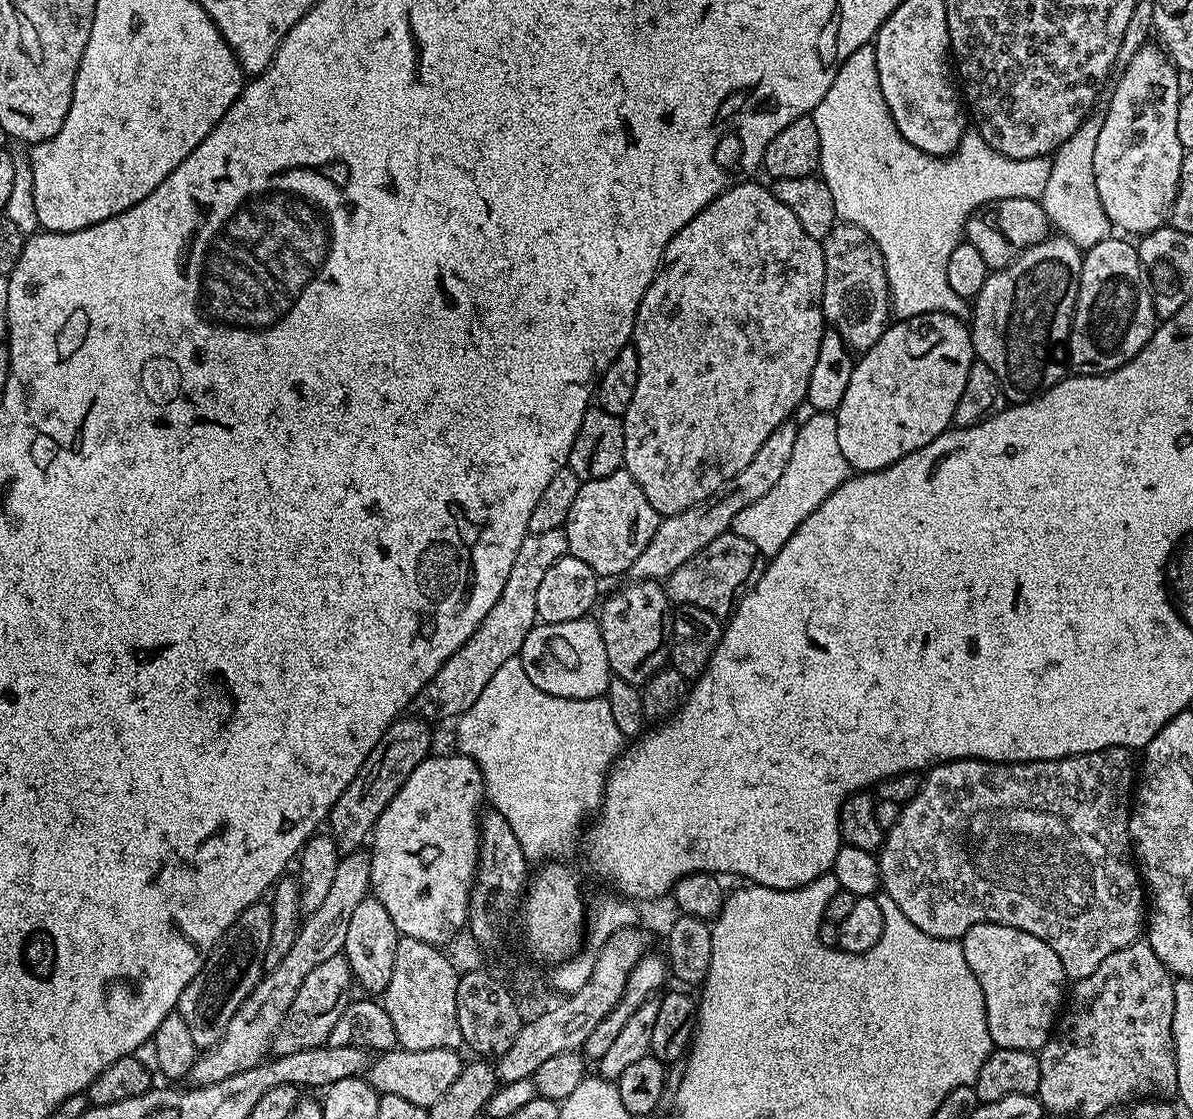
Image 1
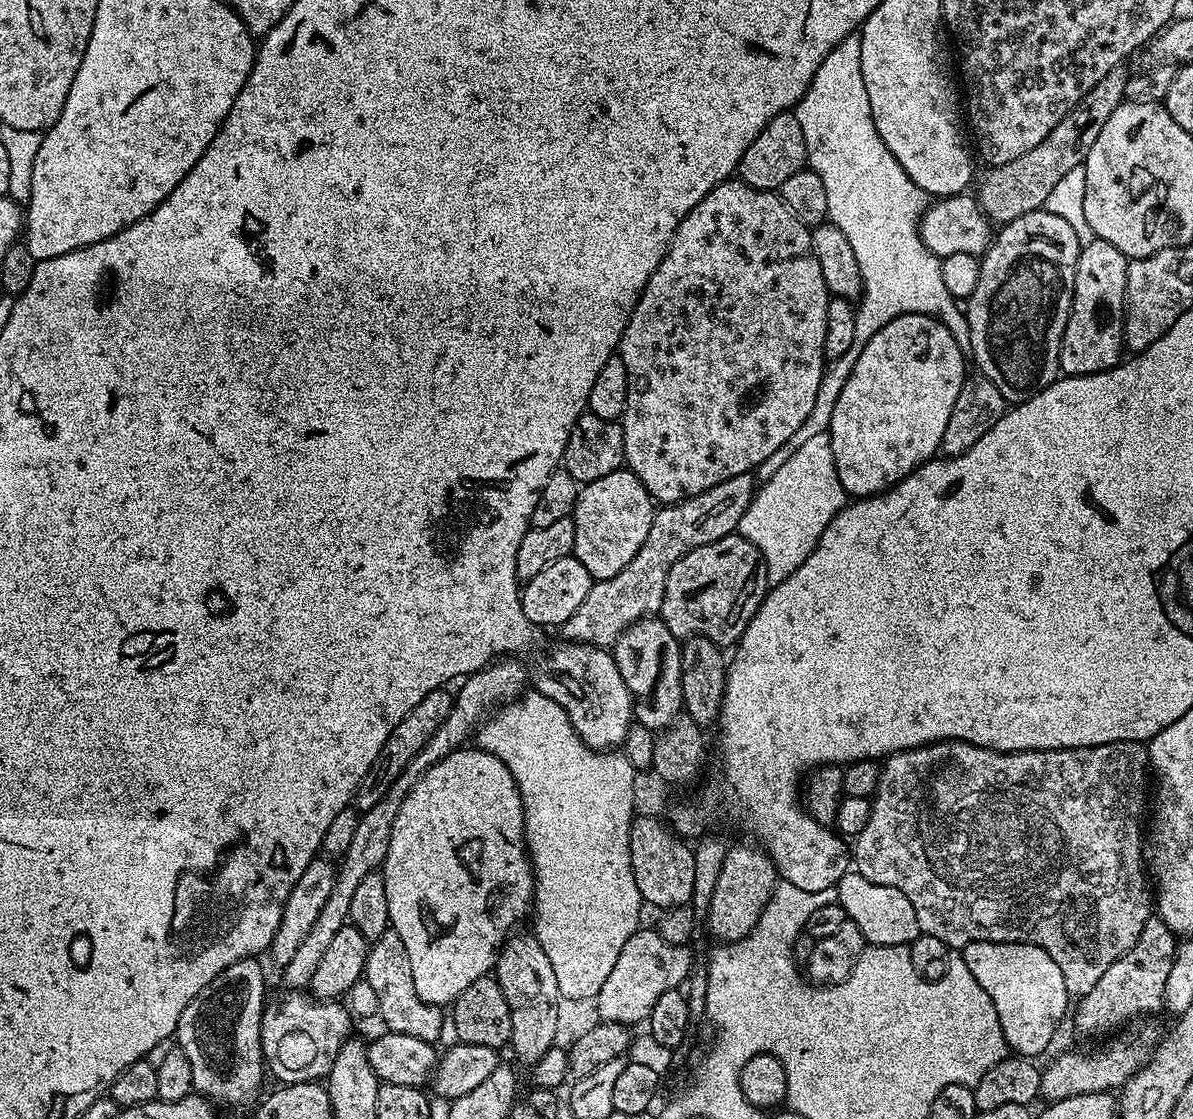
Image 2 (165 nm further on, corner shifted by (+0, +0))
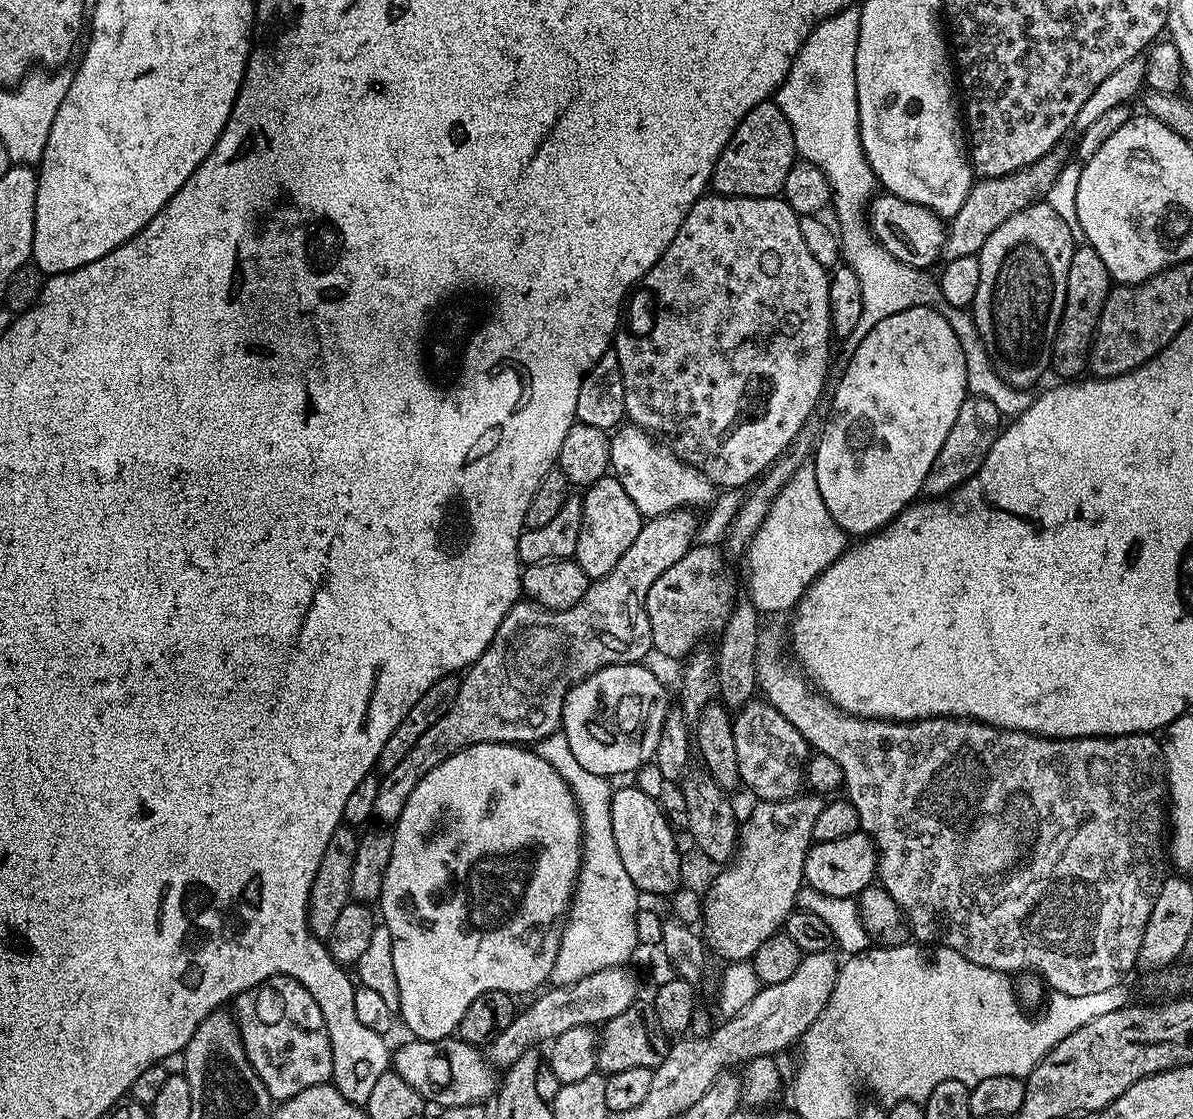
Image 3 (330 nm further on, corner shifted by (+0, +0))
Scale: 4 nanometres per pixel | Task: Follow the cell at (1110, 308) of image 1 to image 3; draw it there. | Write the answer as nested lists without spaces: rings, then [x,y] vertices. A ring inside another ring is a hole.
[[[1087,242],[1073,247],[1070,270],[1066,278],[1066,302],[1056,336],[1052,340],[1050,368],[1051,371],[1056,371],[1060,378],[1076,378],[1081,375],[1080,368],[1082,372],[1109,291],[1110,277],[1104,269],[1102,258],[1098,258],[1098,250],[1091,248]]]

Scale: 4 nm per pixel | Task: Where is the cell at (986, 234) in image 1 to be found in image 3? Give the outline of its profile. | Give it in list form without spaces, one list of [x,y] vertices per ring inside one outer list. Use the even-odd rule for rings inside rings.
[[[873,195],[866,208],[866,224],[875,243],[898,263],[909,264],[913,269],[931,269],[944,251],[946,228],[941,219],[928,208],[910,204],[897,196],[879,195]]]

